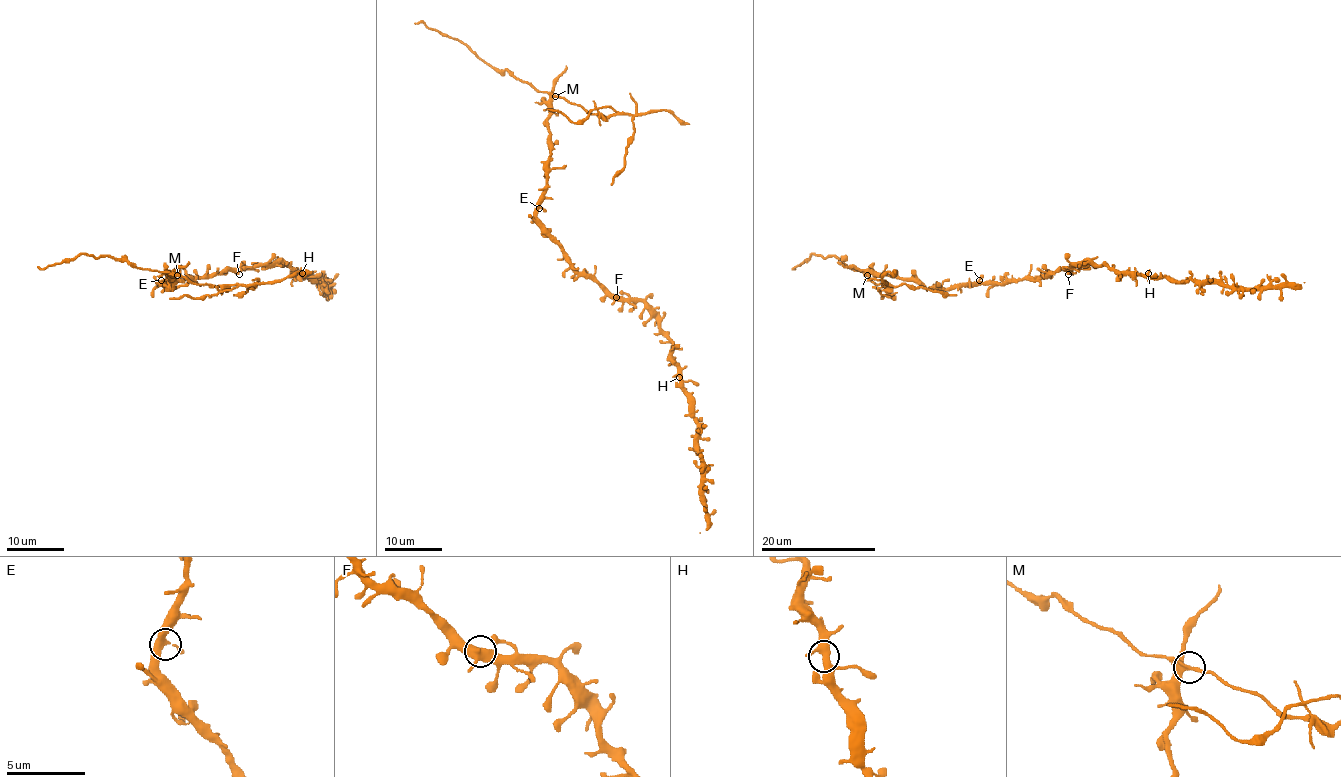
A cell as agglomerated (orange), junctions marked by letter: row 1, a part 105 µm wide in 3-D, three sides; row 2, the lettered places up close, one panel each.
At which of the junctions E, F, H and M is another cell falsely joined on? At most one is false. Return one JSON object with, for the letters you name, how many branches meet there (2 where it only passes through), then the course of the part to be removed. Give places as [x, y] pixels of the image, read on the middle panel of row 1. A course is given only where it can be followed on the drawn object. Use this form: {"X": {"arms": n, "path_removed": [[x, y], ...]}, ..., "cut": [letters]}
{"M": {"arms": 3, "path_removed": [[555, 96], [537, 92], [506, 70], [489, 66], [463, 43], [443, 36], [421, 22], [414, 23]]}, "cut": ["M"]}

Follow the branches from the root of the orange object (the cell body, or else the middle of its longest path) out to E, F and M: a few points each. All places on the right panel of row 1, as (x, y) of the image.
E: (1029, 278), (999, 283), (979, 280)
F: (1029, 278), (1042, 278), (1059, 270), (1065, 270), (1068, 274)
M: (1029, 278), (926, 288), (913, 281), (885, 274), (869, 273), (868, 275)

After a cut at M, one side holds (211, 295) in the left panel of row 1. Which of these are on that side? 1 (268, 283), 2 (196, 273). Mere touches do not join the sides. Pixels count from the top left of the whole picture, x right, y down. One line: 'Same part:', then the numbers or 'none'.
Same part: 1

